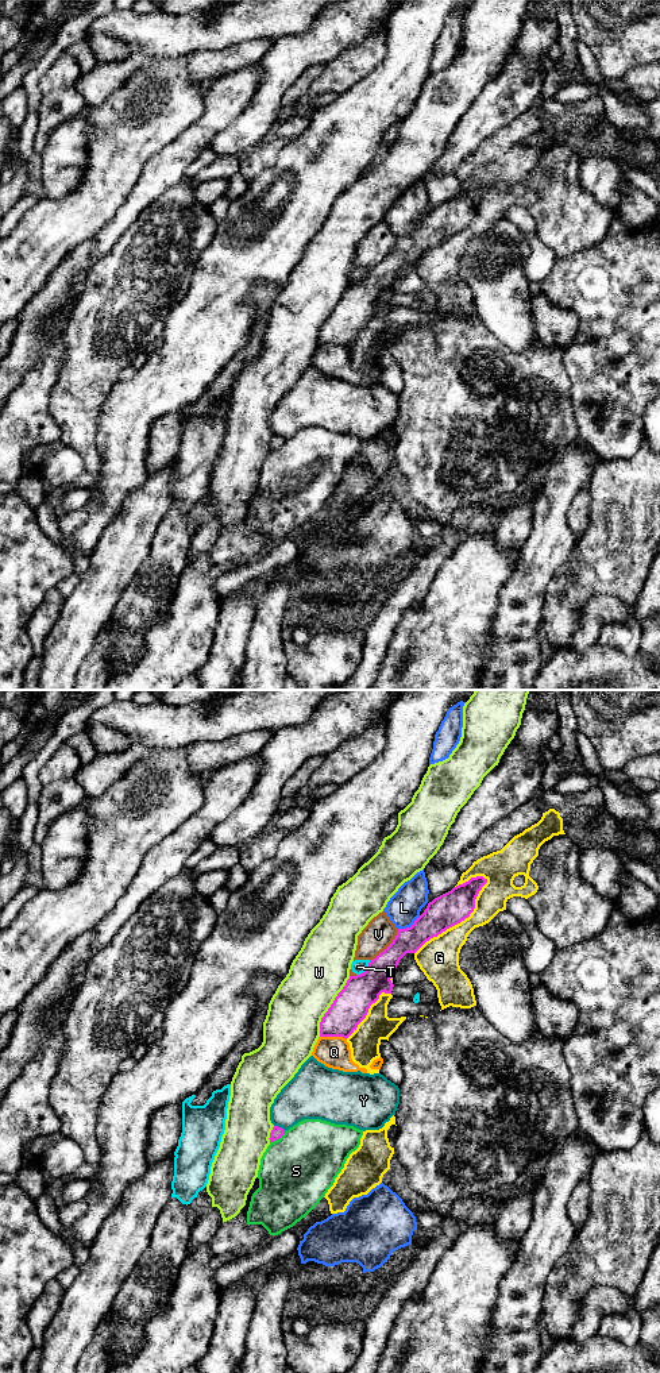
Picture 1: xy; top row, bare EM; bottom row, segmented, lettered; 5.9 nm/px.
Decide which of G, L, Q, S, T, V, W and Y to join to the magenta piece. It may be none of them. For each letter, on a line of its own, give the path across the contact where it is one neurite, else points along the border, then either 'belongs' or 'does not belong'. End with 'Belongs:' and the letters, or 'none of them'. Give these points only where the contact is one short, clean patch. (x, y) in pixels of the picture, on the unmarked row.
G: does not belong
L: border xy (420, 224), (409, 235), (398, 238); does not belong
Q: border xy (320, 344), (342, 344), (346, 348); does not belong
S: does not belong
T: does not belong
V: does not belong
W: does not belong
Y: does not belong
Belongs: none of them

